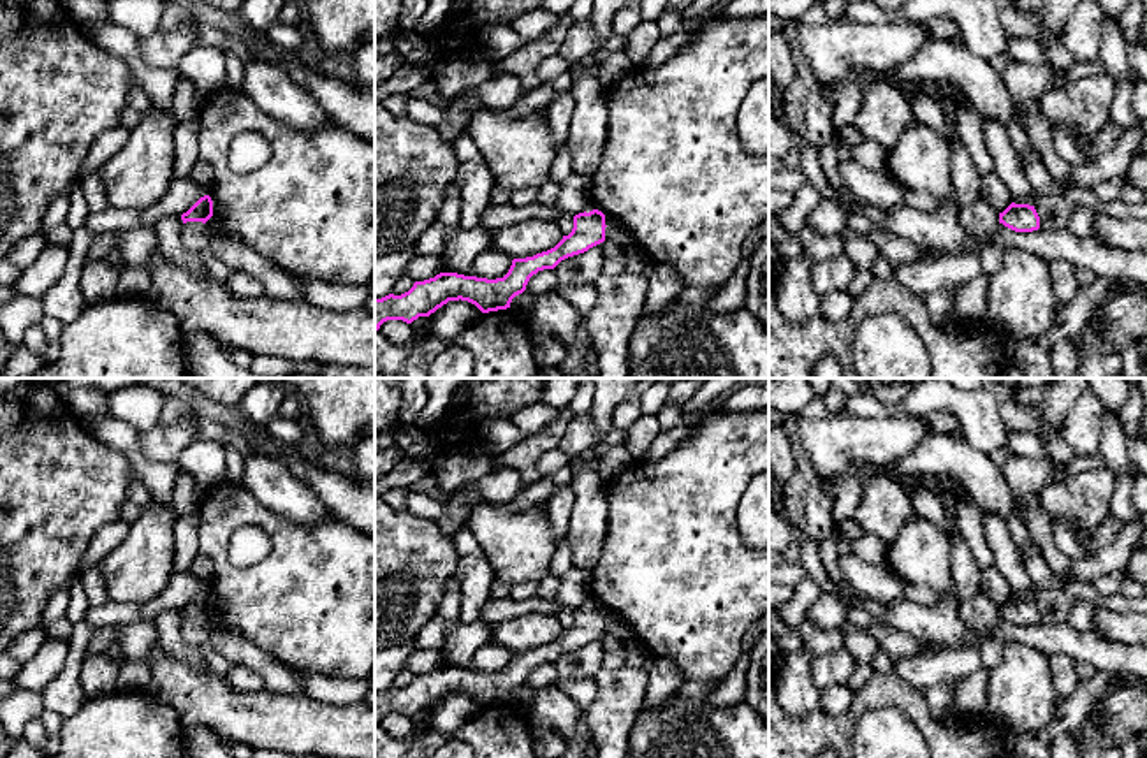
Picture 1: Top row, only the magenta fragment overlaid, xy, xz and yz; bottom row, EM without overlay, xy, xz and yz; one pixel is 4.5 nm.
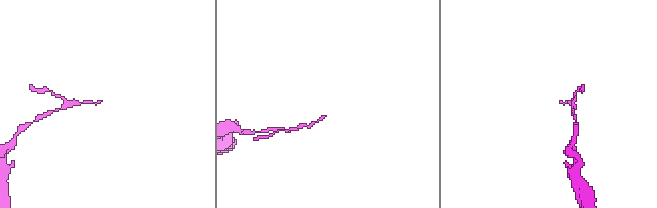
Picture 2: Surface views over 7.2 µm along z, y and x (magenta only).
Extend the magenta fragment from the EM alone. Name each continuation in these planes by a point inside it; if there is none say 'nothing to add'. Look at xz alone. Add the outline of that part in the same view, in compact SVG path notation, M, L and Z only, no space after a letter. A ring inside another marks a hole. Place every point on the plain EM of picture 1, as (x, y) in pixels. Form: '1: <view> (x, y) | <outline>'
nothing to add

